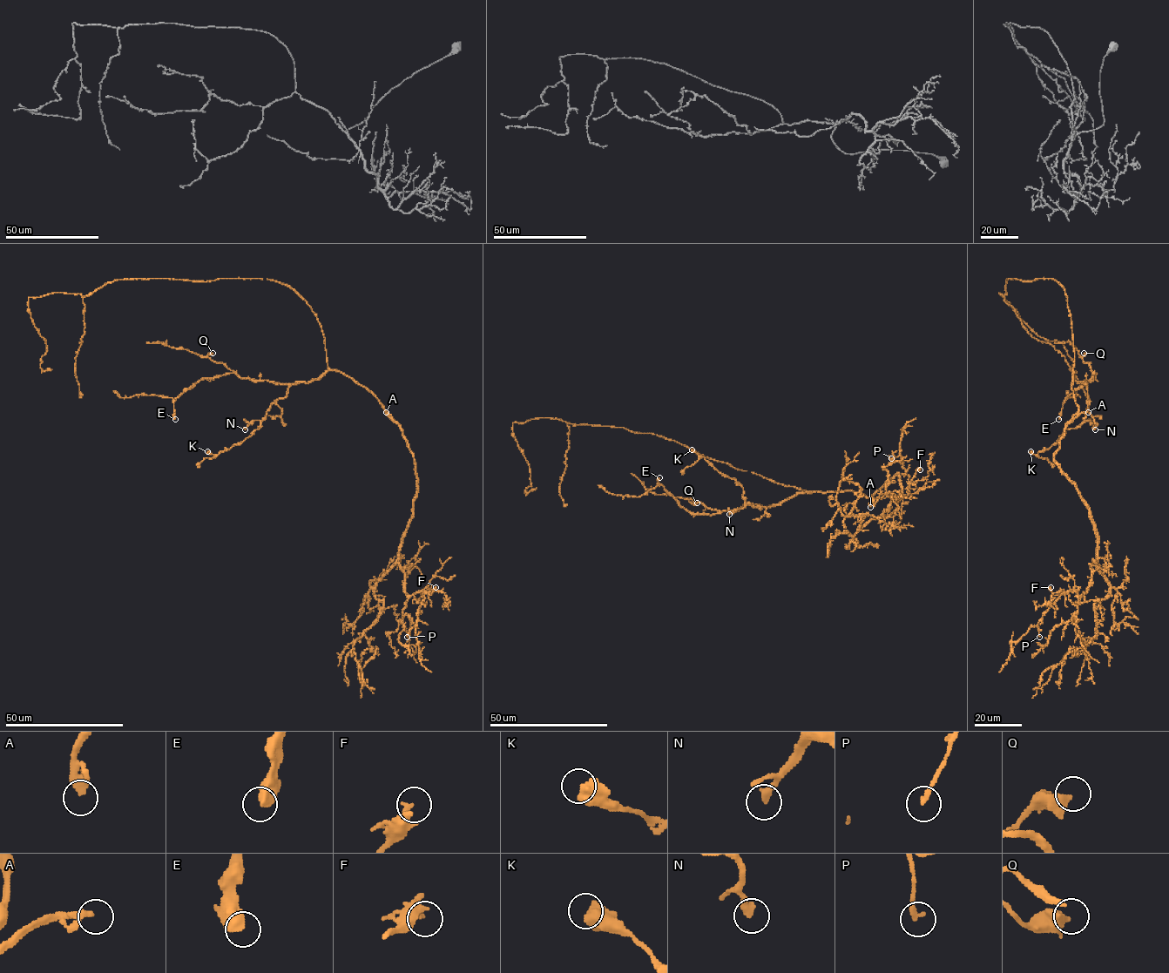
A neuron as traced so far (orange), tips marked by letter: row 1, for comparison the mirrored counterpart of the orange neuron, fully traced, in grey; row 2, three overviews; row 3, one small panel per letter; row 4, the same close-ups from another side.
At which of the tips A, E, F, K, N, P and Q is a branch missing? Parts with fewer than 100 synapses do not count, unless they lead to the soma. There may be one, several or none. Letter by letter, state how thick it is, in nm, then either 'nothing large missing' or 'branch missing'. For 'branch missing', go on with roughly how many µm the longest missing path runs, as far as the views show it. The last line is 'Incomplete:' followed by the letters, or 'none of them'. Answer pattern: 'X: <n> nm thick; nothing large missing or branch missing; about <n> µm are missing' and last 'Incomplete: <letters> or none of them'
A: 360 nm thick; branch missing; about 60 µm are missing
E: 500 nm thick; nothing large missing
F: 190 nm thick; nothing large missing
K: 650 nm thick; nothing large missing
N: 320 nm thick; nothing large missing
P: 200 nm thick; nothing large missing
Q: 550 nm thick; nothing large missing
Incomplete: A

